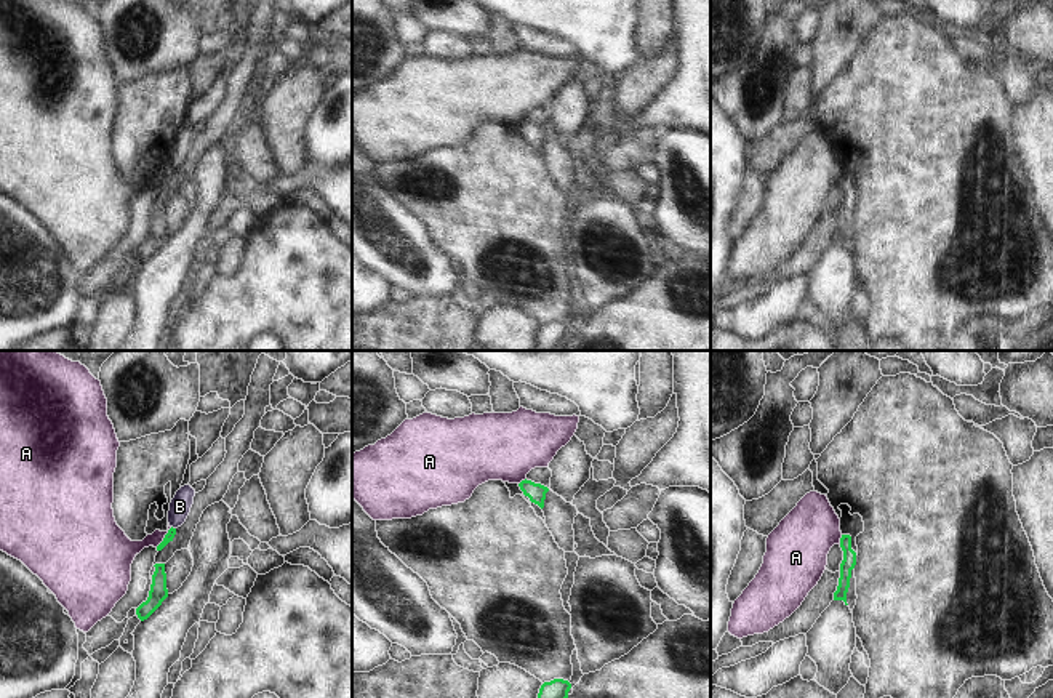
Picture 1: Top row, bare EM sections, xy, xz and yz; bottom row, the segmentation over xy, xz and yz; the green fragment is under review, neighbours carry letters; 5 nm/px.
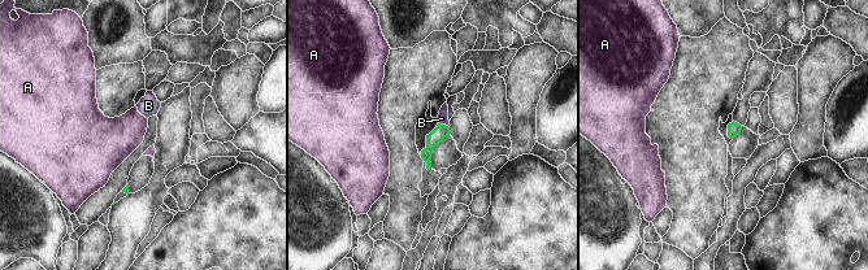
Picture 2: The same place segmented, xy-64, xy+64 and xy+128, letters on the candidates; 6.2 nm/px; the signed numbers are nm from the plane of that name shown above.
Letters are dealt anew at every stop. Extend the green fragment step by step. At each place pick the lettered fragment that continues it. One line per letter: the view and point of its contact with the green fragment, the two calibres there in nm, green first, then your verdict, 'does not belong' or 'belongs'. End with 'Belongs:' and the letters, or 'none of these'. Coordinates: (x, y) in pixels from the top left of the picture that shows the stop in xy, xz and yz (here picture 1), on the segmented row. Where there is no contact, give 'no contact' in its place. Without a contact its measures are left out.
A: xy (165, 537) | 50/170 nm | does not belong
B: xy (172, 527) | 50/110 nm | does not belong
Belongs: none of these

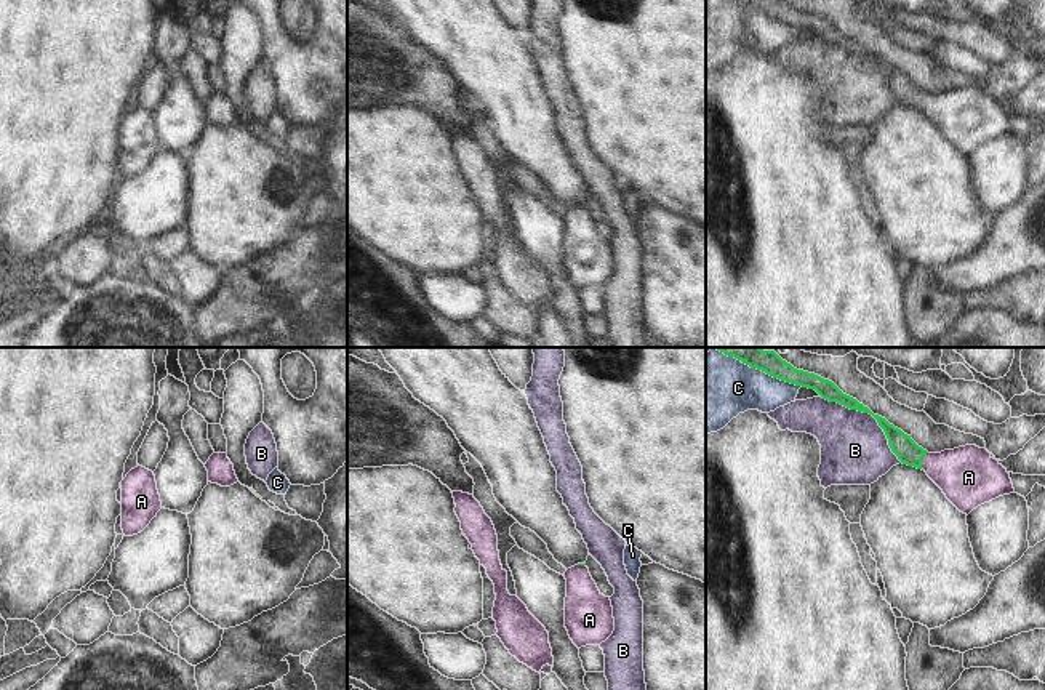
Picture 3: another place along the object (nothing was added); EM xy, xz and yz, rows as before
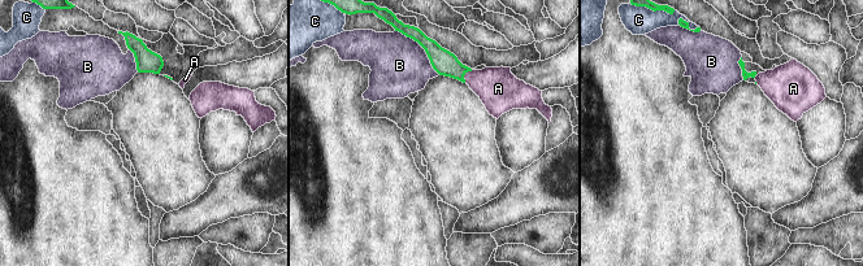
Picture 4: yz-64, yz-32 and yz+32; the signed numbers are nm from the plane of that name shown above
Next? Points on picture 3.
A: yz (920, 461) | 120/300 nm | belongs
B: yz (869, 413) | 120/340 nm | does not belong
C: yz (759, 369) | 140/360 nm | does not belong
Belongs: A

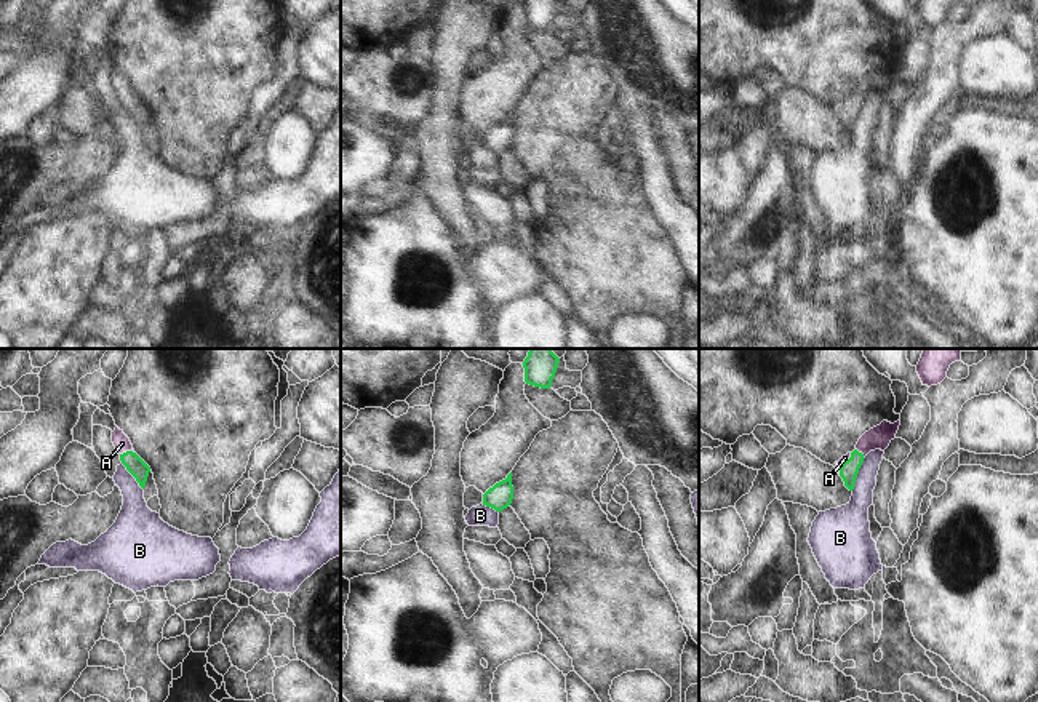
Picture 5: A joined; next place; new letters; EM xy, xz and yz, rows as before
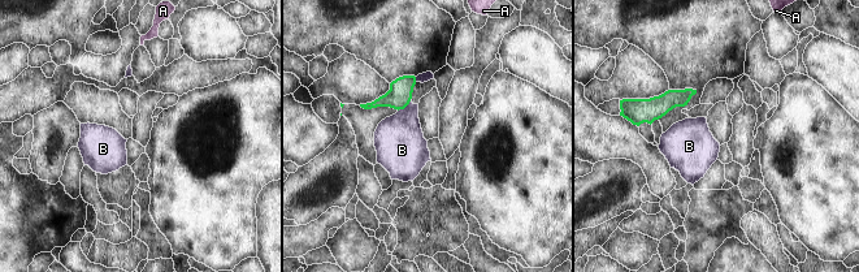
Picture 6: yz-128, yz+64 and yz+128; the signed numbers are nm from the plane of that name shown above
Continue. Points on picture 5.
A: xy (127, 451) | 90/90 nm | belongs
B: yz (858, 472) | 100/170 nm | does not belong
Belongs: A

